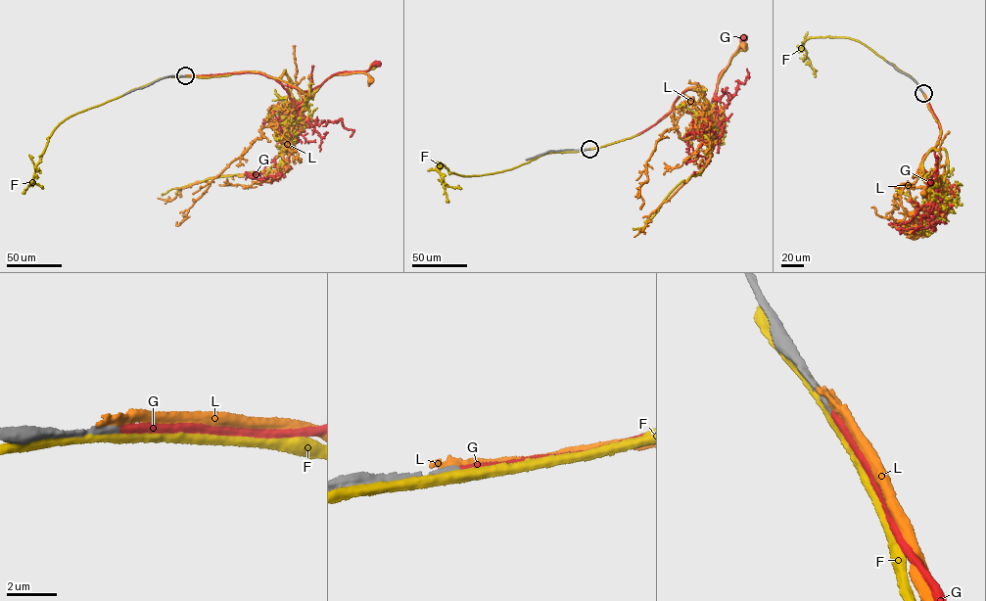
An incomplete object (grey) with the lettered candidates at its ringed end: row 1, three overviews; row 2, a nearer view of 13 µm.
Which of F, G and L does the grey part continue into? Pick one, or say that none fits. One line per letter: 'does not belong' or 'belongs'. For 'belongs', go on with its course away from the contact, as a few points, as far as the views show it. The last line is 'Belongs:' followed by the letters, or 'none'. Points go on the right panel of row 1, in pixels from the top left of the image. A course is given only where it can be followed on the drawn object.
F: does not belong
G: belongs; it runs (923, 93), (940, 130), (934, 150), (936, 194), (942, 184), (938, 175), (931, 185), (927, 183)
L: does not belong
Belongs: G

